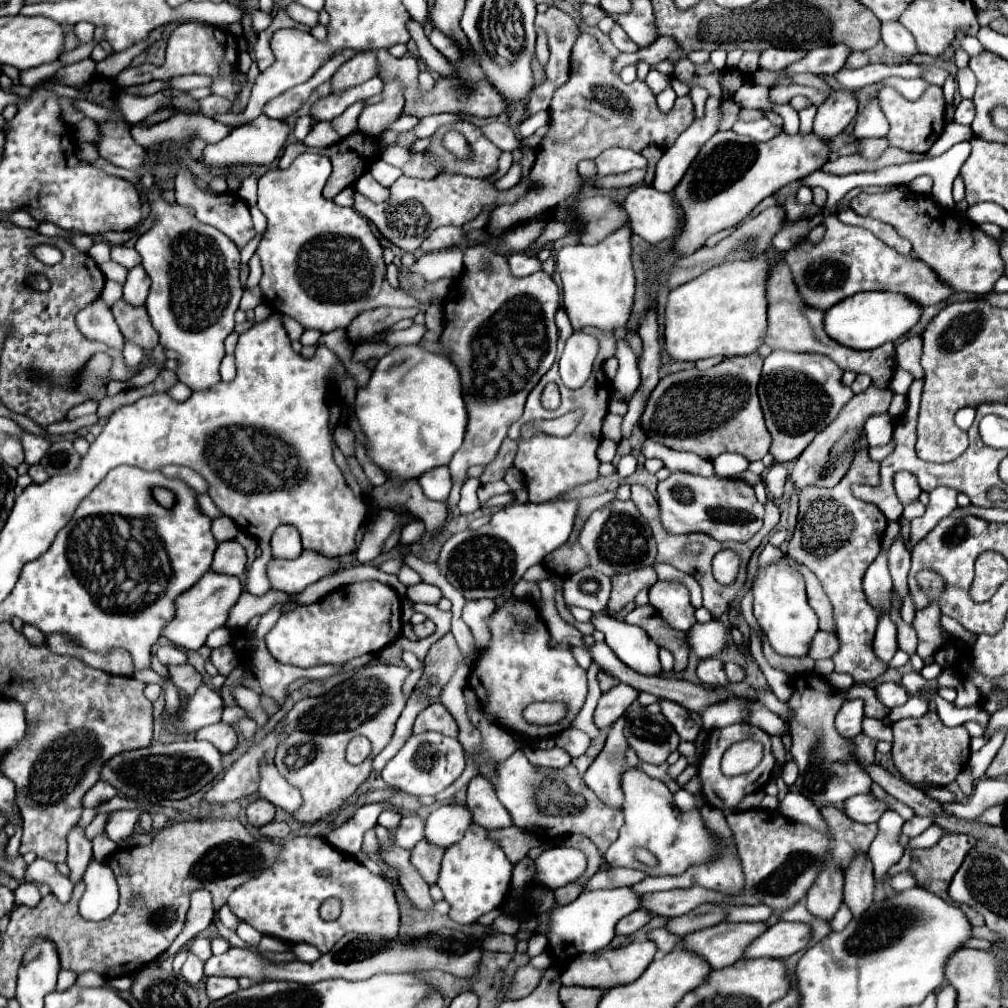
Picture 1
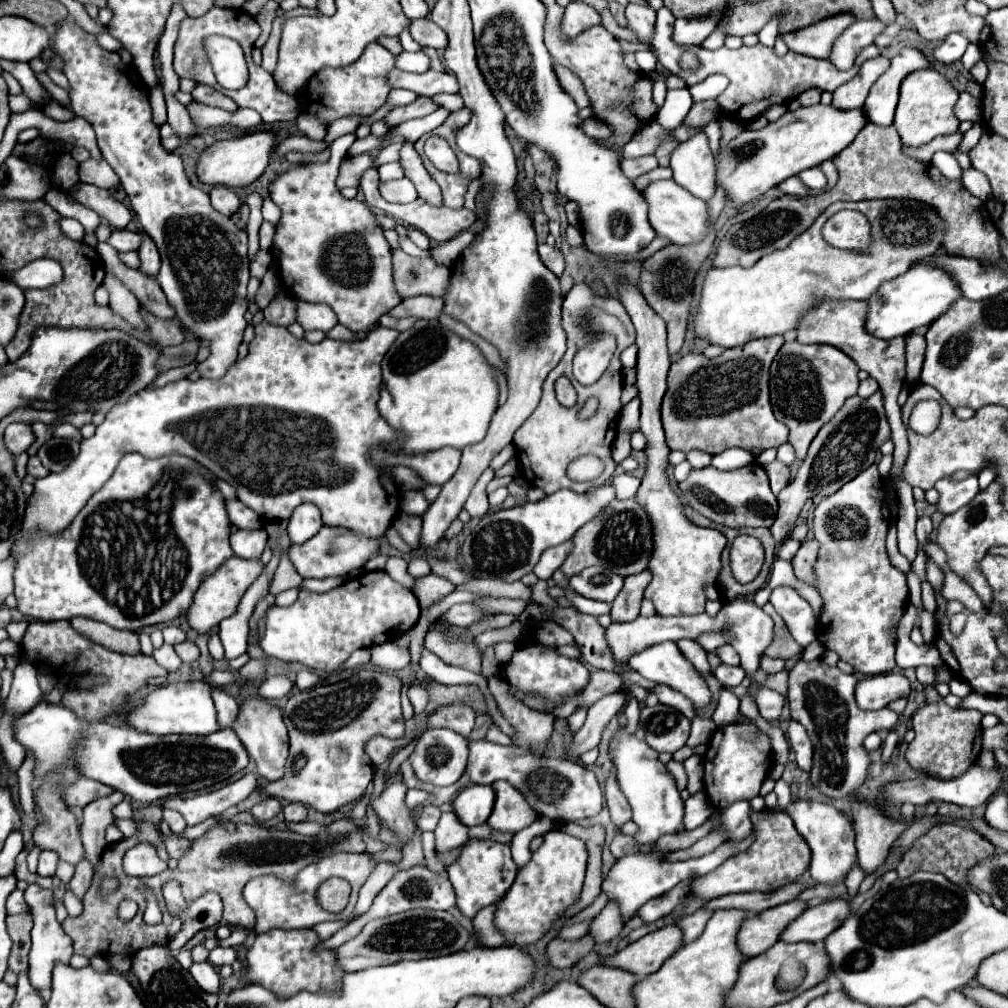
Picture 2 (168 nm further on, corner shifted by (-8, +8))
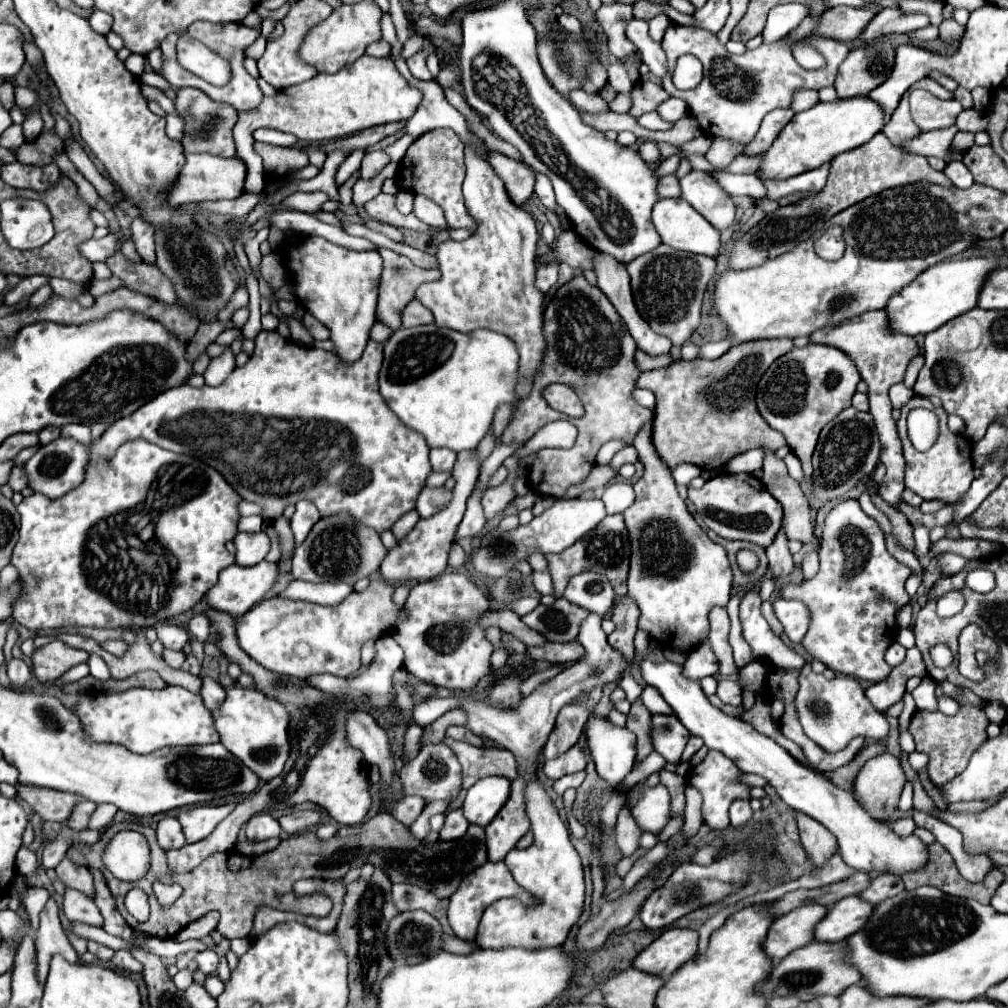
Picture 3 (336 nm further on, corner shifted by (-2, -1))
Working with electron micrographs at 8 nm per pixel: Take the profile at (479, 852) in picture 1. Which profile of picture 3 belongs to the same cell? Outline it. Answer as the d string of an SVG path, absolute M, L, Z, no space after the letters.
M486 861L482 867L470 871L462 883L458 885L458 889L450 895L450 905L448 905L448 923L454 931L456 937L460 939L476 939L476 927L480 923L480 917L484 913L484 909L488 905L492 905L494 901L502 899L502 897L522 897L524 901L534 901L532 897L526 897L526 893L522 893L522 889L518 889L516 881L510 875L510 869L506 867L504 861Z

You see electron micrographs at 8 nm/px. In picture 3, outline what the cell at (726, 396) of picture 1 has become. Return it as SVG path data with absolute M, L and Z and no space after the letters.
M766 339L766 341L748 341L728 349L722 357L708 361L676 361L664 369L654 369L640 373L636 387L650 389L656 395L654 407L654 427L652 427L652 441L662 459L674 469L678 463L692 463L702 469L722 469L730 461L730 457L744 453L754 447L762 447L768 451L776 451L786 445L782 433L770 429L764 417L758 413L756 407L756 387L766 369L784 353L792 349L790 339Z

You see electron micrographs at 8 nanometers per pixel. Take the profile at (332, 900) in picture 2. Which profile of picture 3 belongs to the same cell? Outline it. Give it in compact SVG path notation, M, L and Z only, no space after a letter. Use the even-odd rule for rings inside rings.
M378 813L376 817L366 821L364 825L340 827L334 833L334 837L330 837L326 841L322 841L312 831L304 831L304 833L298 833L298 835L292 835L292 837L280 841L280 845L274 851L268 851L264 855L246 857L246 855L240 855L240 853L234 853L234 851L214 853L208 859L204 859L194 871L184 873L184 875L168 875L166 865L160 869L160 863L154 863L150 867L150 873L142 881L126 883L126 881L118 881L112 873L108 873L108 869L102 863L102 849L106 849L110 839L124 829L140 831L142 835L148 837L150 849L160 849L158 843L156 843L156 833L154 833L152 827L136 825L136 823L114 823L114 825L104 829L104 833L102 833L102 837L96 845L86 847L86 849L72 849L70 857L80 865L96 867L104 873L106 883L112 891L112 897L116 899L120 913L126 915L126 923L132 929L138 929L138 931L142 931L150 937L160 937L160 939L174 937L188 923L196 921L198 917L202 917L204 913L208 913L212 909L216 909L220 913L218 931L226 939L250 935L254 909L258 905L270 905L270 907L280 909L280 911L294 911L294 913L304 913L304 915L314 915L314 917L326 917L332 909L330 897L326 897L326 895L298 897L294 893L292 885L298 879L304 879L304 877L344 877L348 873L348 869L352 869L352 867L356 867L364 861L370 861L372 865L386 869L392 883L422 885L424 889L430 889L430 891L438 893L438 897L446 899L446 897L450 897L450 893L454 893L454 889L460 885L462 877L466 873L470 873L470 869L482 865L488 859L482 827L470 825L466 835L458 841L436 841L436 843L426 845L424 841L416 841L410 835L410 831L402 823L398 823L394 817L390 817L388 813ZM154 881L174 881L174 883L182 885L184 893L178 897L178 901L170 909L160 909L160 905L156 903L156 897L152 893ZM132 887L140 887L148 895L152 913L150 913L150 919L146 923L138 923L124 907L124 895Z

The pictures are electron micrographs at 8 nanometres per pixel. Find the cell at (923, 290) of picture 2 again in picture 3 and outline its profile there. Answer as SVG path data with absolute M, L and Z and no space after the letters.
M970 257L970 259L958 259L958 261L942 261L934 267L928 267L926 273L920 273L912 283L902 287L898 293L894 293L884 307L890 329L900 335L926 335L930 331L936 331L950 319L966 313L966 309L976 307L978 301L978 289L982 287L982 281L990 269L996 269L998 265L992 259L984 257Z

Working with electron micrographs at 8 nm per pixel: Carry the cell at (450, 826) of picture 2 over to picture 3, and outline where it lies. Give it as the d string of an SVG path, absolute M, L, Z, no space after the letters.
M462 809L448 811L448 813L446 813L444 827L442 827L442 831L440 831L440 841L460 839L460 837L464 837L466 829L468 829L468 821L462 817Z

